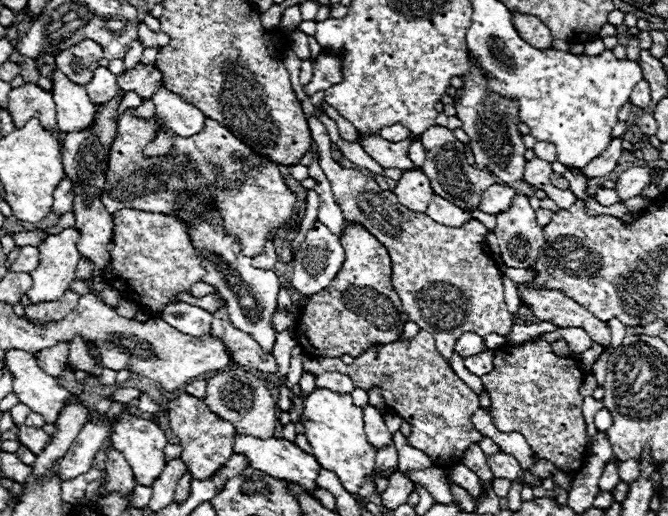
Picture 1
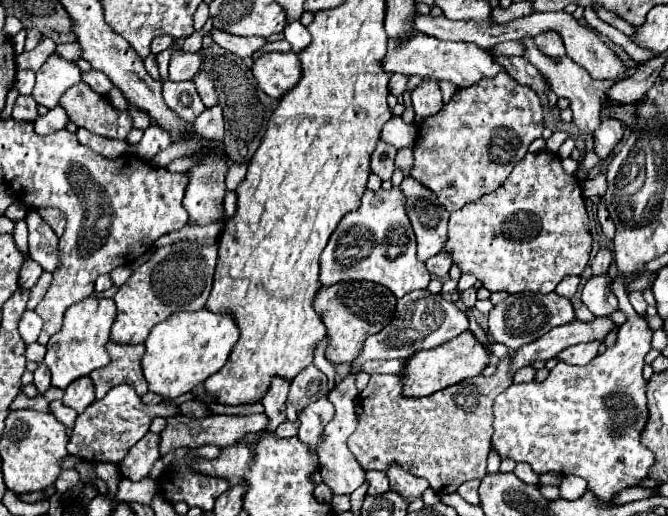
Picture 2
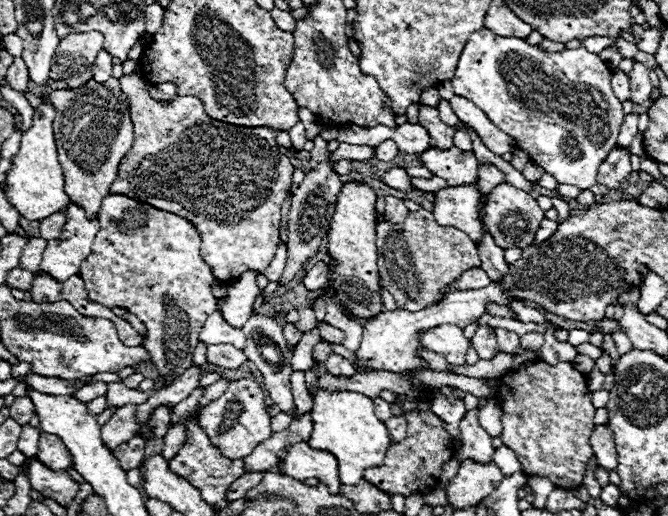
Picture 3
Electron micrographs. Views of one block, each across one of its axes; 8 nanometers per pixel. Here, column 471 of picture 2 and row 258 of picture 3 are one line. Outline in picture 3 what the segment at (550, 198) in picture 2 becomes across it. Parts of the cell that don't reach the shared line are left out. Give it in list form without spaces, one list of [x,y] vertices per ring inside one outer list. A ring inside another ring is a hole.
[[[136,74],[122,76],[120,86],[130,100],[134,142],[120,162],[118,178],[112,182],[110,192],[138,198],[140,202],[158,206],[158,210],[170,210],[192,222],[202,238],[202,258],[210,264],[216,280],[232,282],[246,270],[264,272],[278,250],[282,204],[290,192],[294,174],[294,166],[276,142],[276,130],[242,128],[212,120],[204,112],[202,102],[194,96],[178,96],[170,104],[158,102],[150,98],[150,84]]]

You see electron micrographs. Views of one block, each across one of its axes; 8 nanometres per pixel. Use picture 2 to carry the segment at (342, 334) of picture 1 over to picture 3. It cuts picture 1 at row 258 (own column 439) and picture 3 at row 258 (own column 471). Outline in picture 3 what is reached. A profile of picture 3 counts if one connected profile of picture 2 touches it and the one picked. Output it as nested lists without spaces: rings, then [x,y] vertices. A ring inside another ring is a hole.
[[[350,182],[340,190],[336,212],[328,230],[328,254],[334,260],[330,286],[334,288],[334,300],[344,306],[352,316],[370,320],[384,312],[380,296],[380,274],[376,266],[376,194],[366,184]]]

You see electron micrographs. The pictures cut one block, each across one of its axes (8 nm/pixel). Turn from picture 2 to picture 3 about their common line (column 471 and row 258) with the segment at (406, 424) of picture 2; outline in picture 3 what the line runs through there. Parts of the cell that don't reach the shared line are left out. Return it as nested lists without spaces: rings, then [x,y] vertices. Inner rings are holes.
[[[418,210],[410,212],[400,224],[378,220],[376,224],[376,246],[378,246],[378,272],[382,286],[394,296],[396,306],[404,310],[424,310],[426,306],[440,302],[446,294],[442,292],[466,270],[480,268],[480,256],[476,242],[466,232],[454,226],[440,226],[432,212]]]

